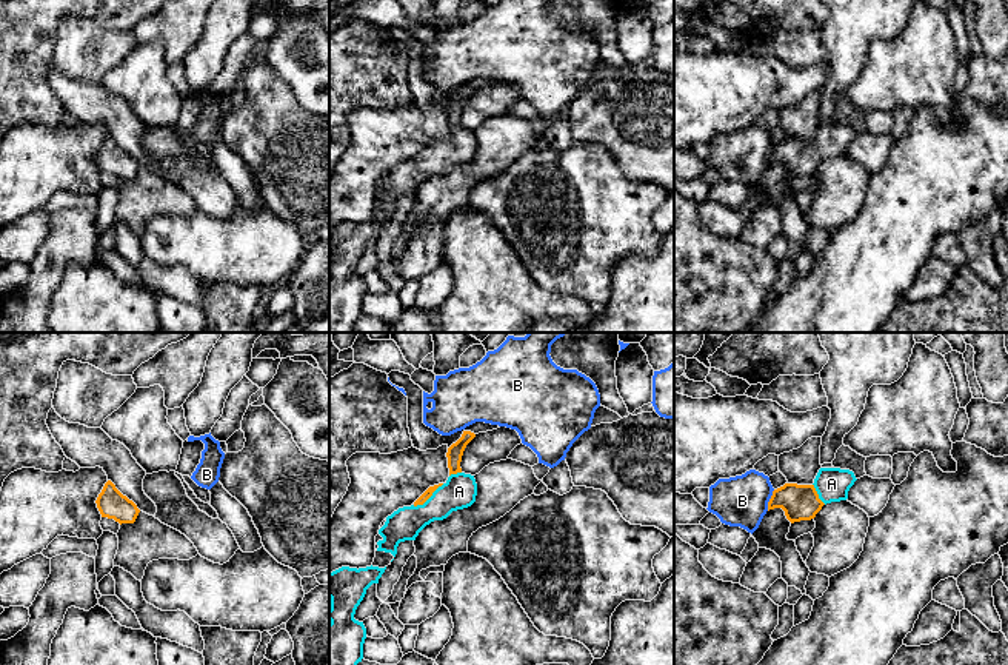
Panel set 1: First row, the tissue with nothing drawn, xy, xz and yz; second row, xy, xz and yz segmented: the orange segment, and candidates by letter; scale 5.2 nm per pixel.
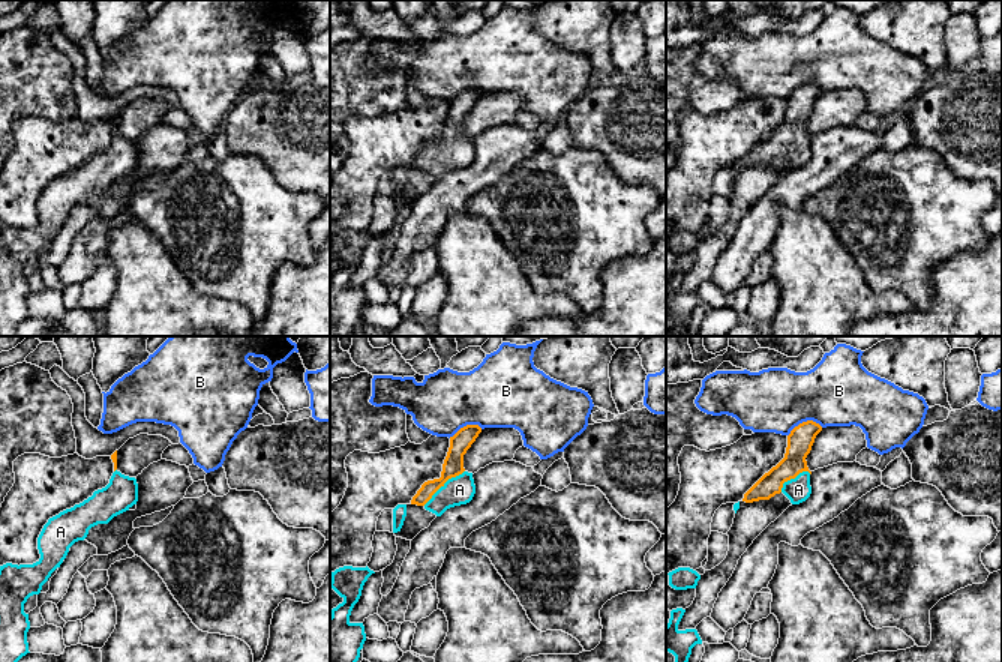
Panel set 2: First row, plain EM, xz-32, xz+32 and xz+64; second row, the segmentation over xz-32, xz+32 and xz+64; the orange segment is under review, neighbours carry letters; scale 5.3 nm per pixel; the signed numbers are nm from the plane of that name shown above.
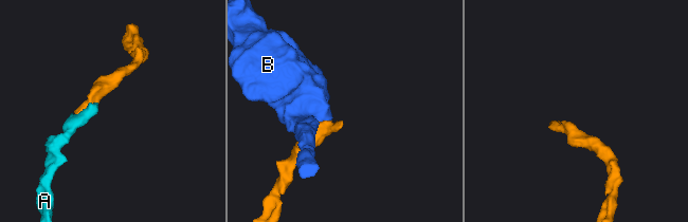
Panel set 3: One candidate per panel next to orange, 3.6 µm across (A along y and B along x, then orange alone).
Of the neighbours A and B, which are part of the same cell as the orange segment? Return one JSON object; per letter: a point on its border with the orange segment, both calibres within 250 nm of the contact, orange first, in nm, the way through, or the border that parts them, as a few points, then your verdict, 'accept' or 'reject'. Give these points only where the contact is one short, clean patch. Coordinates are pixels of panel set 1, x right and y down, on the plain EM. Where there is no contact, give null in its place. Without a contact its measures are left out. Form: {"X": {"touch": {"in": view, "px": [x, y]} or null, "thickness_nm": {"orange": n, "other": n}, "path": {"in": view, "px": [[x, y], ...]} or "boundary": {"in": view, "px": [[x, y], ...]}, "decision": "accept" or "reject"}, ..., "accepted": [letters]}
{"A": {"touch": {"in": "xz", "px": [428, 153]}, "thickness_nm": {"orange": 50, "other": 170}, "path": {"in": "xz", "px": [[428, 148], [428, 153], [448, 153], [459, 147]]}, "decision": "accept"}, "B": {"touch": {"in": "yz", "px": [770, 156]}, "thickness_nm": {"orange": 190, "other": 260}, "decision": "reject"}, "accepted": ["A"]}

